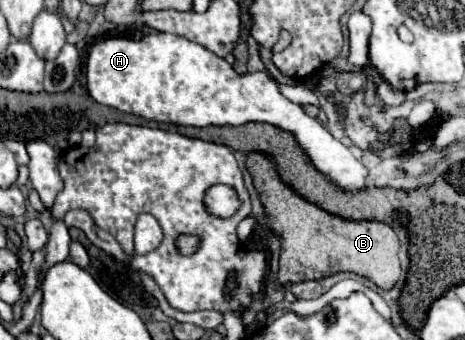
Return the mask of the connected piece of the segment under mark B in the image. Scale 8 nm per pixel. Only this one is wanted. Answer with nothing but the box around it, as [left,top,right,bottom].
[246,154,400,290]

